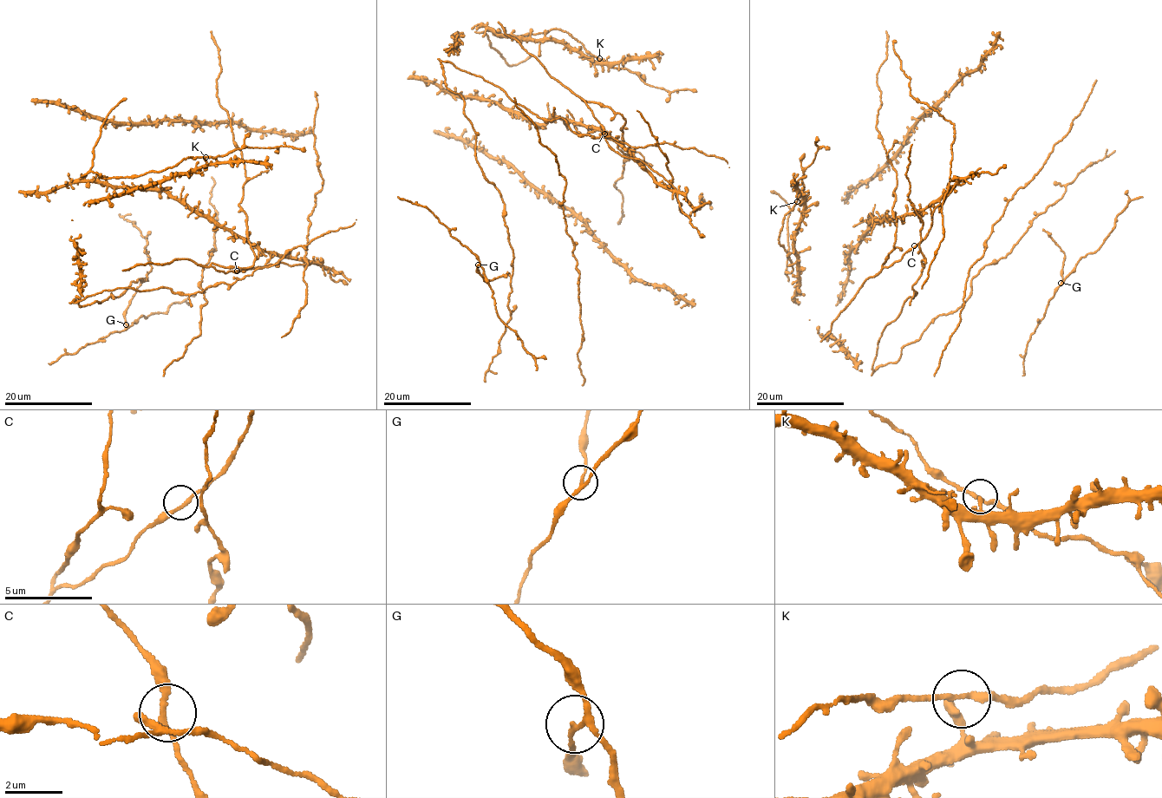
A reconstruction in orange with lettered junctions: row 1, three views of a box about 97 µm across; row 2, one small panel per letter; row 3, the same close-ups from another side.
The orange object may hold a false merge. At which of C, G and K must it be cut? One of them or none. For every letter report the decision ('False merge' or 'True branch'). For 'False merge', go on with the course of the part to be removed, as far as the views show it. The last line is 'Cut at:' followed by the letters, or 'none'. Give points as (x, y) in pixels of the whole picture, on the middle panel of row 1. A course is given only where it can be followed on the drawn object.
C: True branch
G: True branch
K: True branch
Cut at: none

